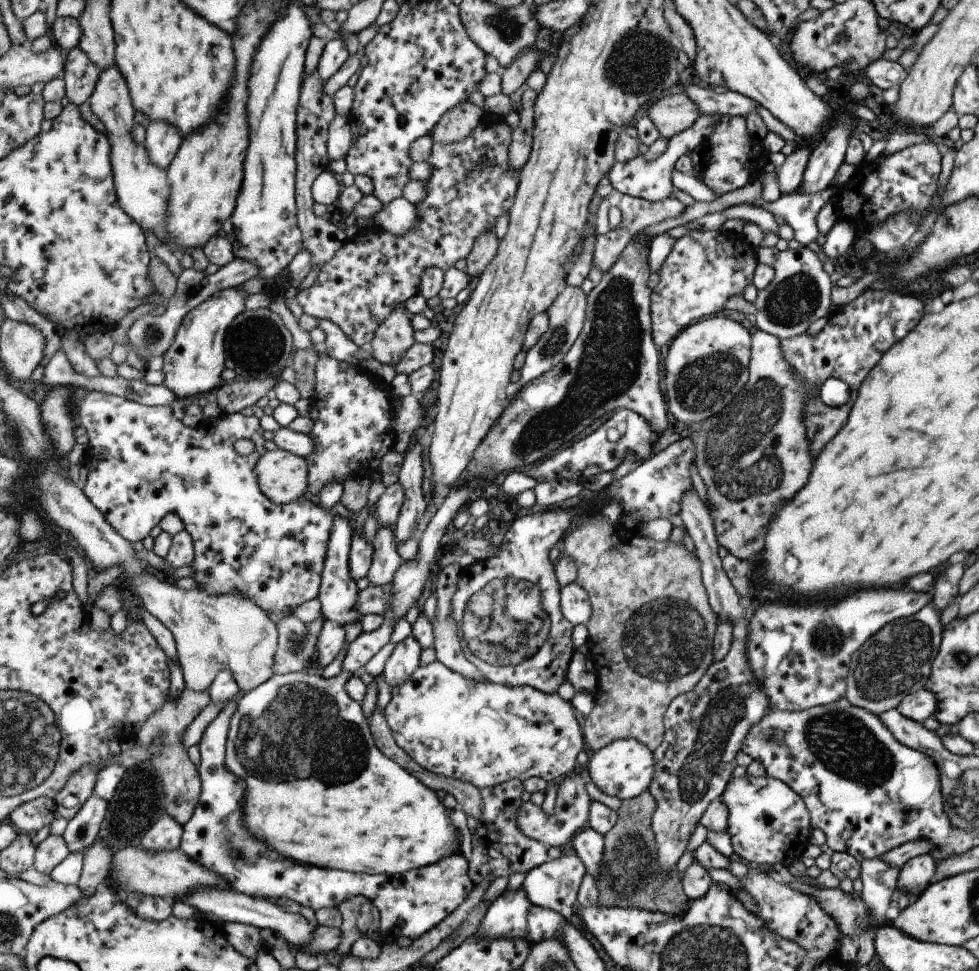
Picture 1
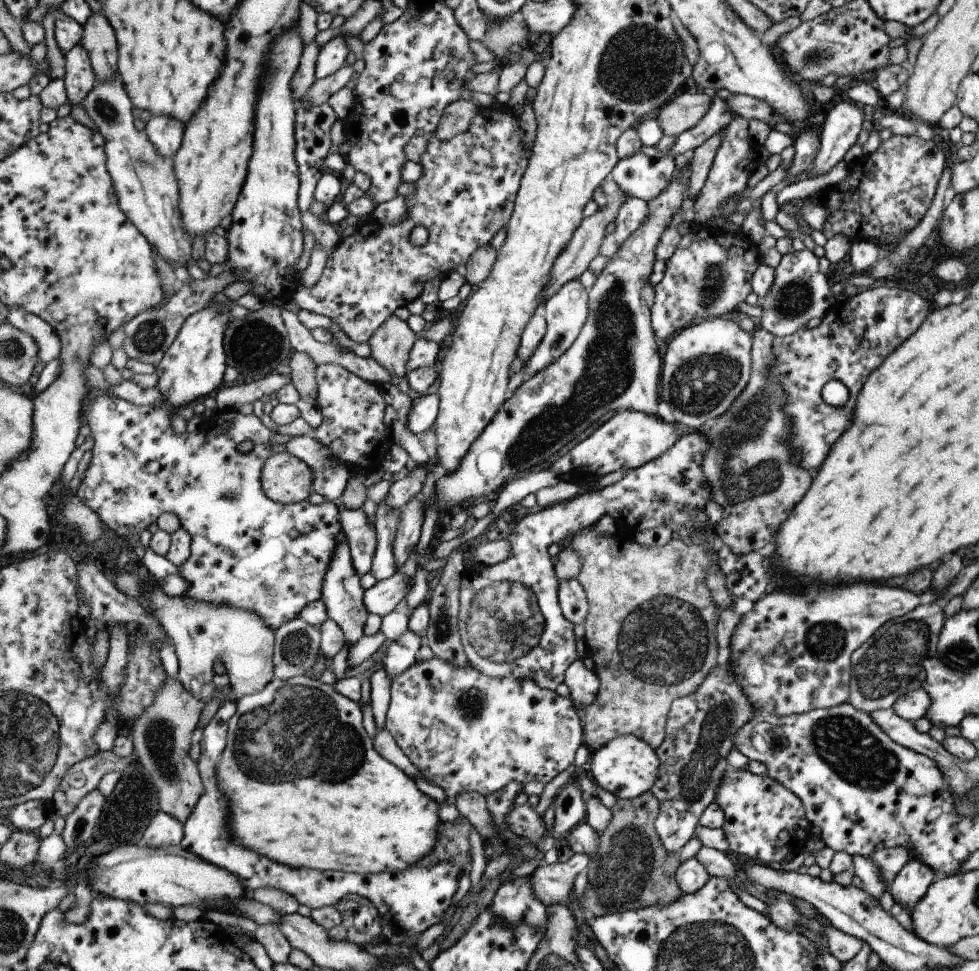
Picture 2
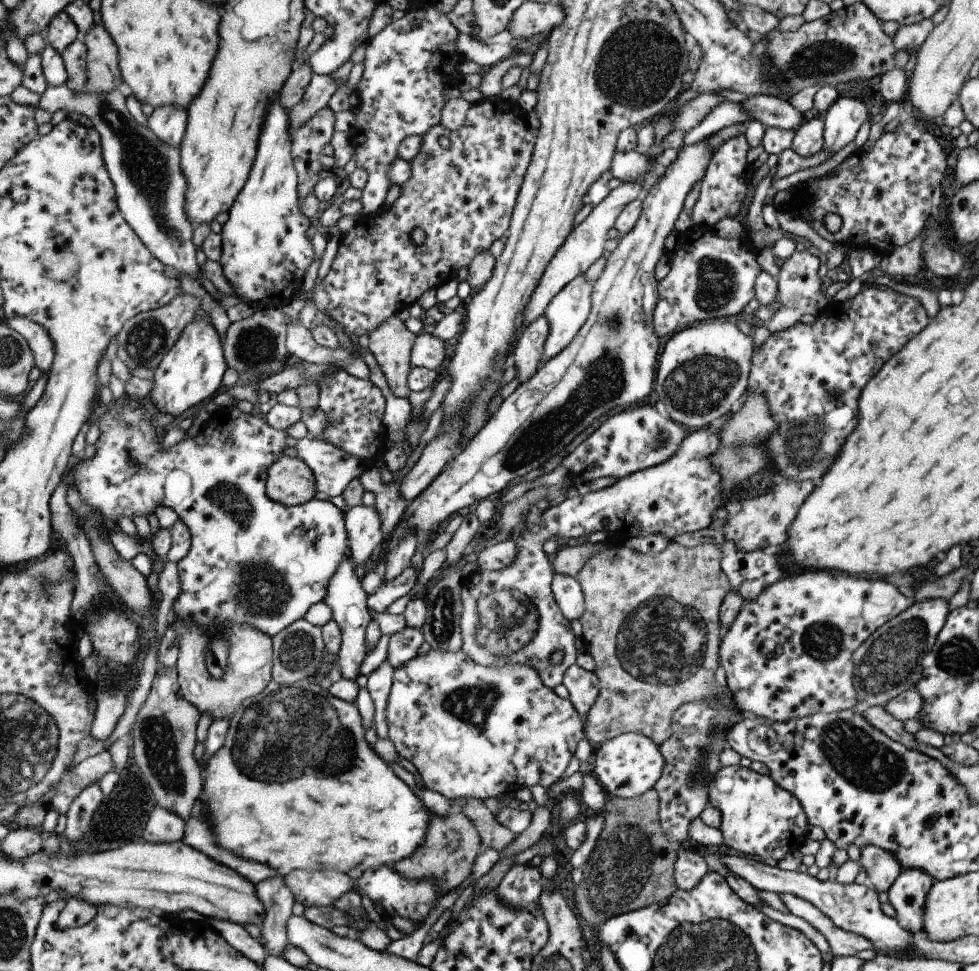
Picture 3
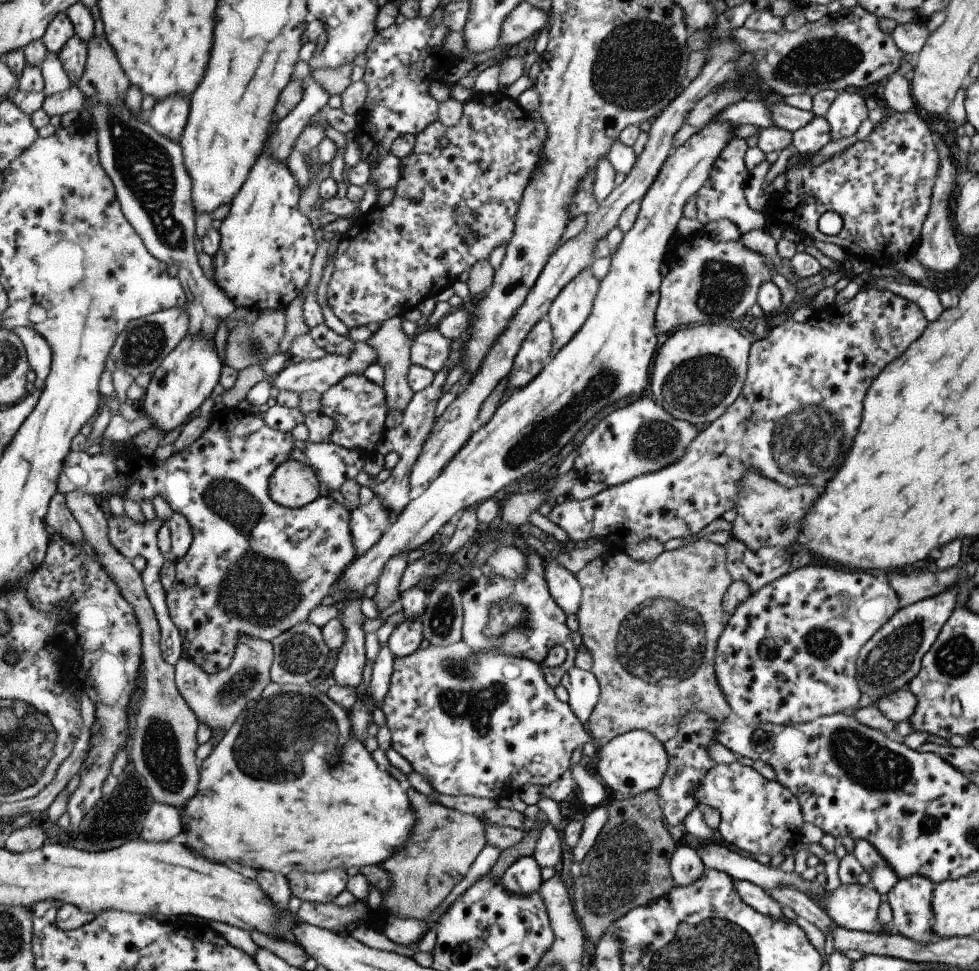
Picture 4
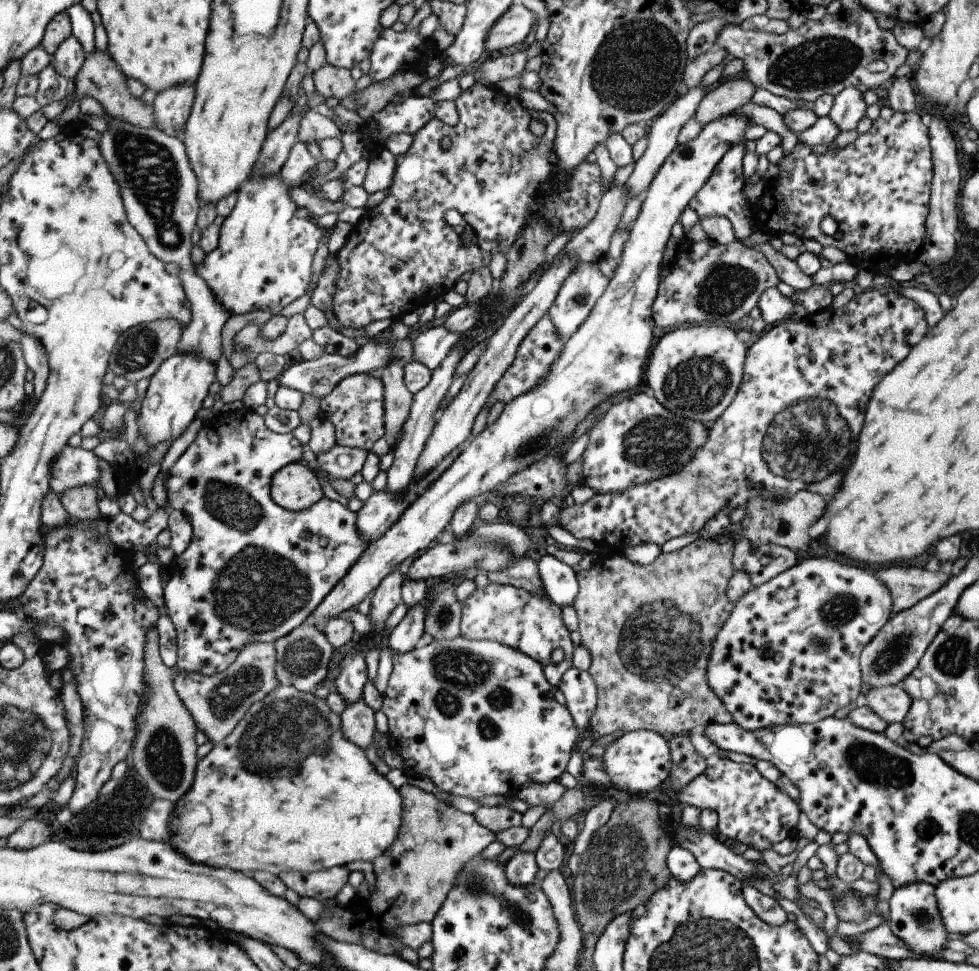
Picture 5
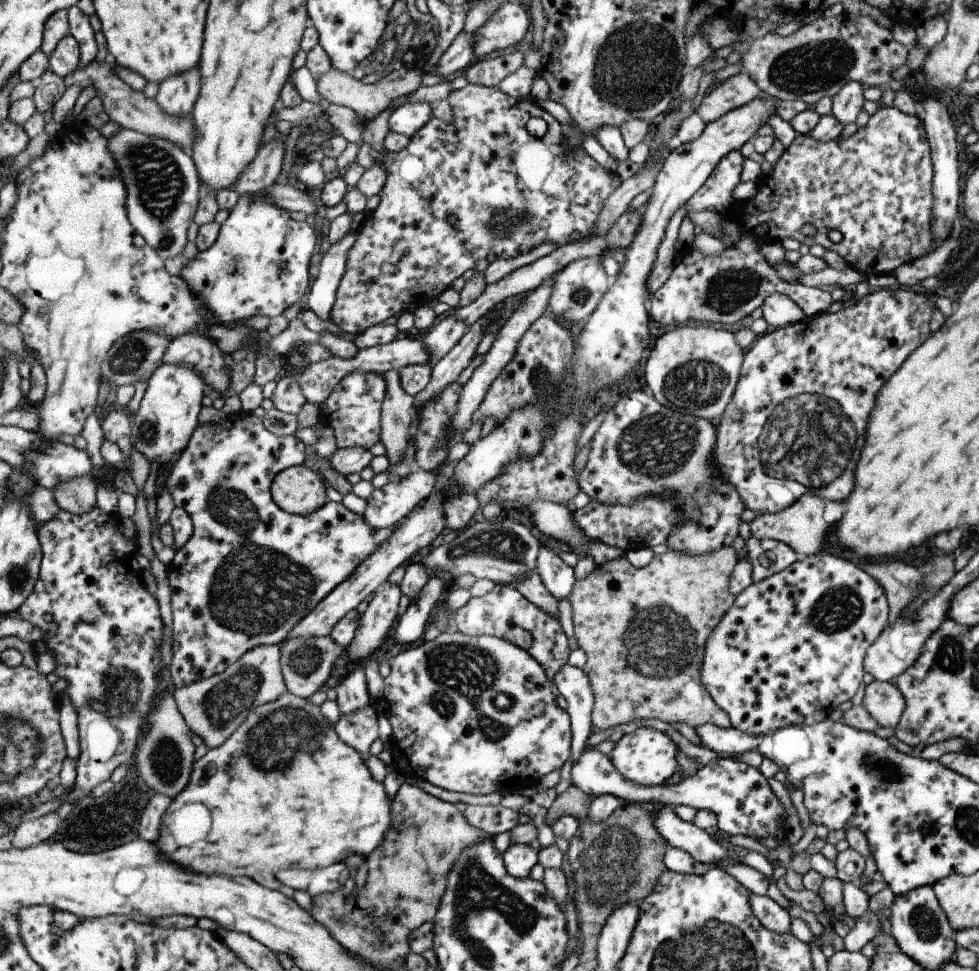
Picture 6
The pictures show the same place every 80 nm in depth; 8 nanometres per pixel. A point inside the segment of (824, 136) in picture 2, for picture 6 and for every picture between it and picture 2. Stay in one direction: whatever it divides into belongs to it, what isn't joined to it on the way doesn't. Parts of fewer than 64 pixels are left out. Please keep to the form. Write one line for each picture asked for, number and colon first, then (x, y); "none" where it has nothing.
3: (844, 116)
4: (847, 111)
5: (848, 108)
6: (847, 102)

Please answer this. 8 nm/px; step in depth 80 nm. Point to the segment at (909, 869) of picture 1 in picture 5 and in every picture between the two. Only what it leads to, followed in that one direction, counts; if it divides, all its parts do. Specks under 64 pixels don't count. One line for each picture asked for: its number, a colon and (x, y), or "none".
2: (910, 883)
3: (906, 895)
4: (909, 900)
5: (913, 916)

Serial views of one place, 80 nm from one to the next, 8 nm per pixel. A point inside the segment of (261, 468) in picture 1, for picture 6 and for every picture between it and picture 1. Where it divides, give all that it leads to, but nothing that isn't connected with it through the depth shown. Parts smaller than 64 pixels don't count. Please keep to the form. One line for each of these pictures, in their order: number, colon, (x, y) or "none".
2: (286, 479)
3: (291, 482)
4: (294, 485)
5: (296, 488)
6: (300, 490)

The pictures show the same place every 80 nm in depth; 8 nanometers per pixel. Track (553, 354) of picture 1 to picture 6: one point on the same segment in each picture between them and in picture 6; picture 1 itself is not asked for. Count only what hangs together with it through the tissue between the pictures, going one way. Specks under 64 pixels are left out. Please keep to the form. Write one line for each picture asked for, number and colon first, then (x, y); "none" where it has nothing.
2: (567, 312)
3: (569, 310)
4: (572, 308)
5: (579, 295)
6: (577, 290)

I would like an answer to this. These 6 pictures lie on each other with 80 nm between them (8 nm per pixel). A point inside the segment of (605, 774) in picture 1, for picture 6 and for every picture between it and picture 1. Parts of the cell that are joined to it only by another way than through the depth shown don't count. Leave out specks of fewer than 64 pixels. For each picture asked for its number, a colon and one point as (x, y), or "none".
2: (627, 766)
3: (626, 766)
4: (630, 764)
5: (638, 761)
6: (648, 756)

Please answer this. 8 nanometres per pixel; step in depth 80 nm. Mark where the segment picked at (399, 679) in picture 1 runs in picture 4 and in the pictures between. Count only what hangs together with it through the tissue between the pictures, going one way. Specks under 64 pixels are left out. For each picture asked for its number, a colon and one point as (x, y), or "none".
2: (402, 653)
3: (404, 646)
4: (407, 637)

